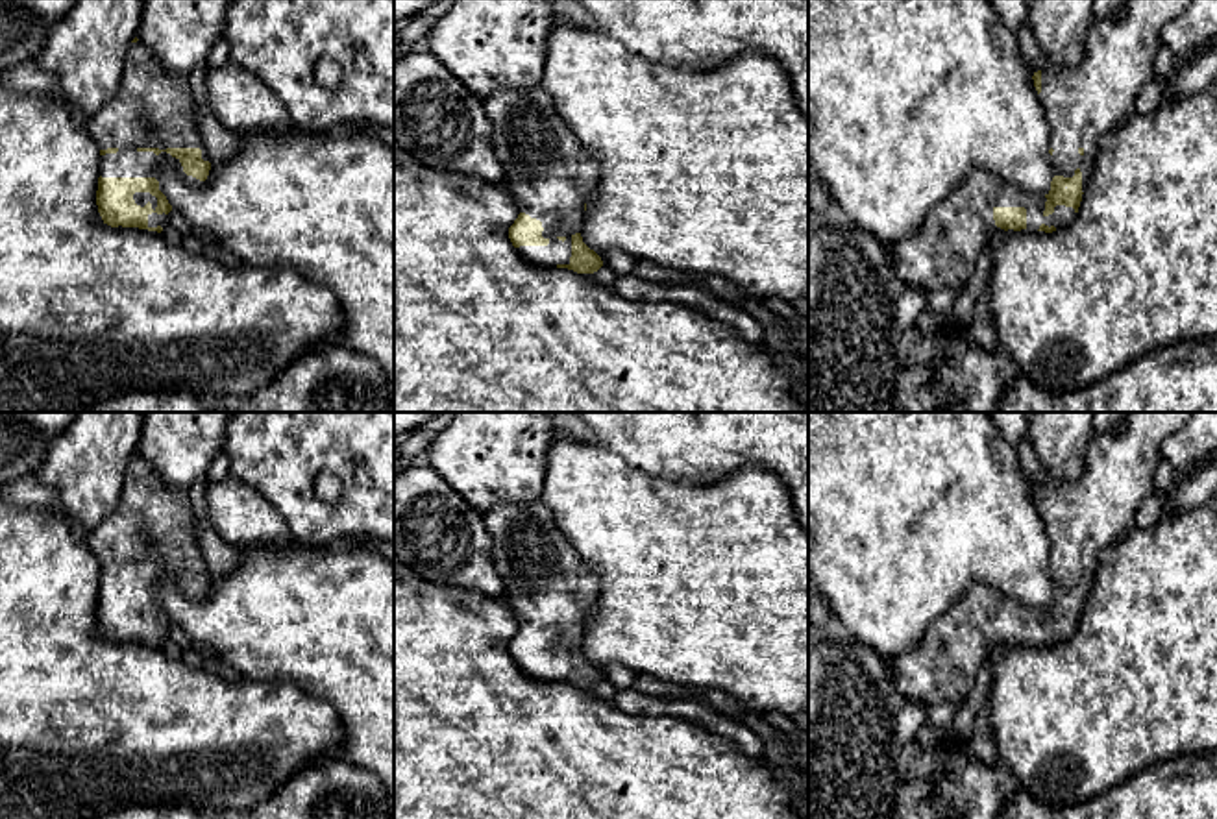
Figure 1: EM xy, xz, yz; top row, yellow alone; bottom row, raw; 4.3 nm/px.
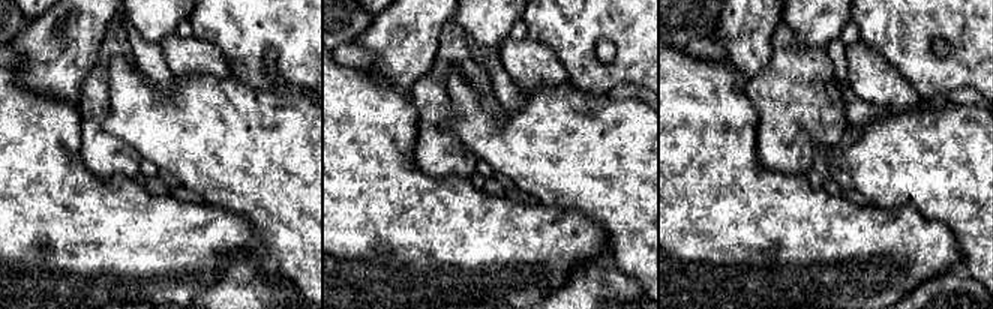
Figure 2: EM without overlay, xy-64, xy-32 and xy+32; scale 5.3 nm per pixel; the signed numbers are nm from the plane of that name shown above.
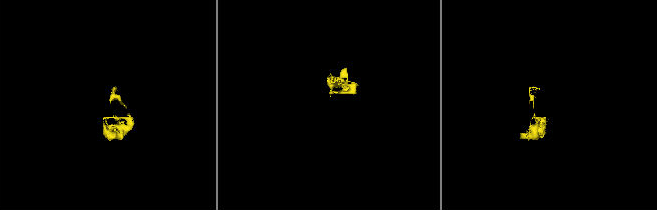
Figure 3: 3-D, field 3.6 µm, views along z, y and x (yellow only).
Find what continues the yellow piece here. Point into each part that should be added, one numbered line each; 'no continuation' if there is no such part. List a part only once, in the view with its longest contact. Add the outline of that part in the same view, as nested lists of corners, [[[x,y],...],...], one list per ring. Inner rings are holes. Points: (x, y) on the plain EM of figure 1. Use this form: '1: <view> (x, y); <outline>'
1: xy (154, 522); [[[141,455],[131,457],[117,508],[83,534],[98,564],[118,564],[102,569],[100,590],[154,592],[163,573],[176,573],[166,562],[200,562],[209,575],[194,518],[185,488],[165,484]]]

